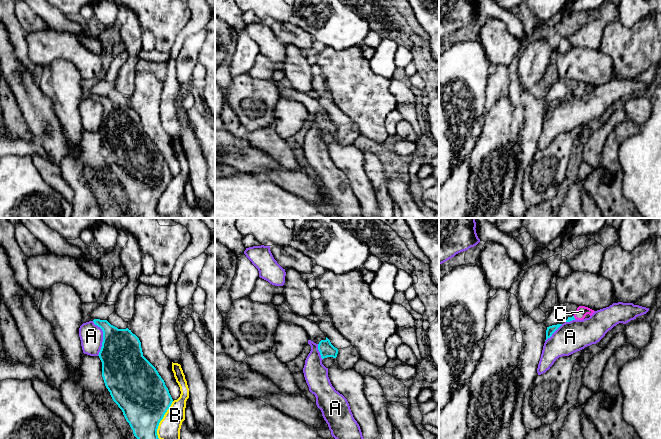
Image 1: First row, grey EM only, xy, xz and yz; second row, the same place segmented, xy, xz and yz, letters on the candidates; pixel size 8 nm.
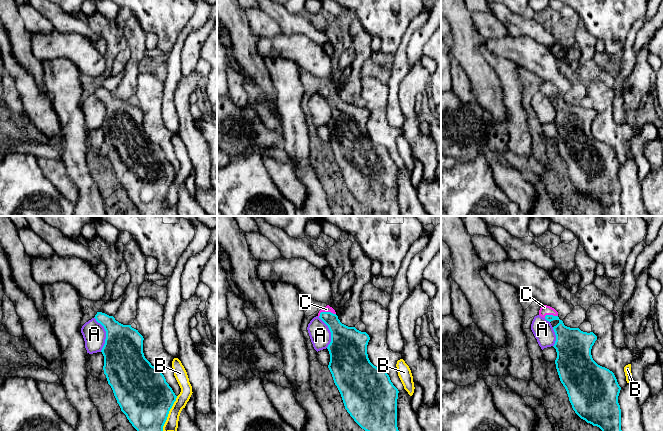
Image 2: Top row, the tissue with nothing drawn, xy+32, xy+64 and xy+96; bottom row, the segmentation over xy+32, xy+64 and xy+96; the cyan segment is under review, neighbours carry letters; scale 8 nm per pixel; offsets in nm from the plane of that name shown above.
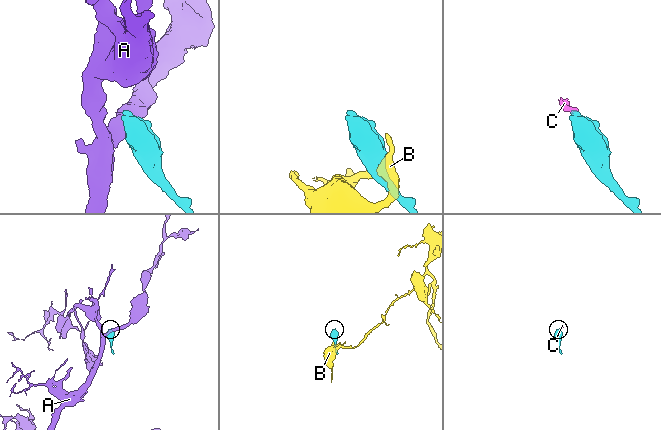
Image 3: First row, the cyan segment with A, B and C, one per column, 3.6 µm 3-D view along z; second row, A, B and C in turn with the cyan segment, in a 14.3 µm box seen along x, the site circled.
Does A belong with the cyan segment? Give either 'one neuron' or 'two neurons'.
two neurons

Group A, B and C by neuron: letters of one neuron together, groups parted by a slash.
A / B / C

